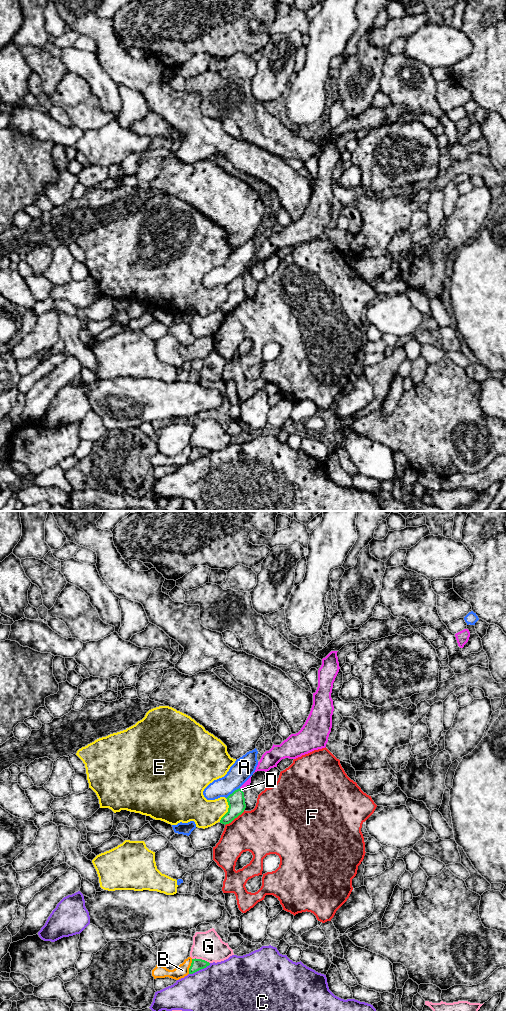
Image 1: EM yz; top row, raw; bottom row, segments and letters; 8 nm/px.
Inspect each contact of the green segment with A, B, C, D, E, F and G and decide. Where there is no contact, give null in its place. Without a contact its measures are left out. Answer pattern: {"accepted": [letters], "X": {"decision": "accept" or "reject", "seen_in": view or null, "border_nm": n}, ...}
{"accepted": ["D"], "A": {"decision": "reject", "seen_in": "yz", "border_nm": 140}, "B": {"decision": "reject", "seen_in": "yz", "border_nm": 120}, "C": {"decision": "reject", "seen_in": "yz", "border_nm": 200}, "D": {"decision": "accept", "seen_in": "yz", "border_nm": 50}, "E": {"decision": "reject", "seen_in": "yz", "border_nm": 200}, "F": {"decision": "reject", "seen_in": "yz", "border_nm": 200}, "G": {"decision": "reject", "seen_in": "yz", "border_nm": 150}}

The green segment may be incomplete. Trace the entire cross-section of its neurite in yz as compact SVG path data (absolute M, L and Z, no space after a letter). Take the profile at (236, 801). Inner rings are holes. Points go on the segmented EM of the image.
M251 777L237 790L230 794L226 799L229 805L228 812L221 818L220 823L229 824L239 815L241 815L245 808L244 789L250 785Z

